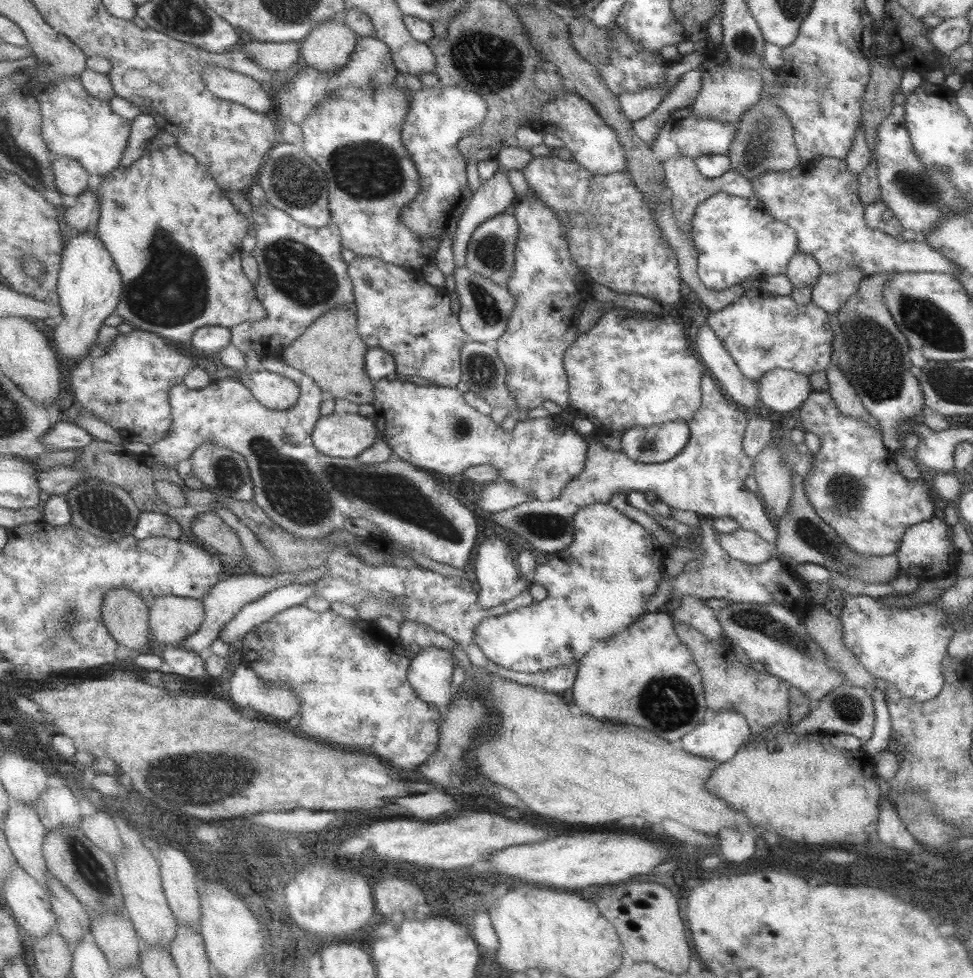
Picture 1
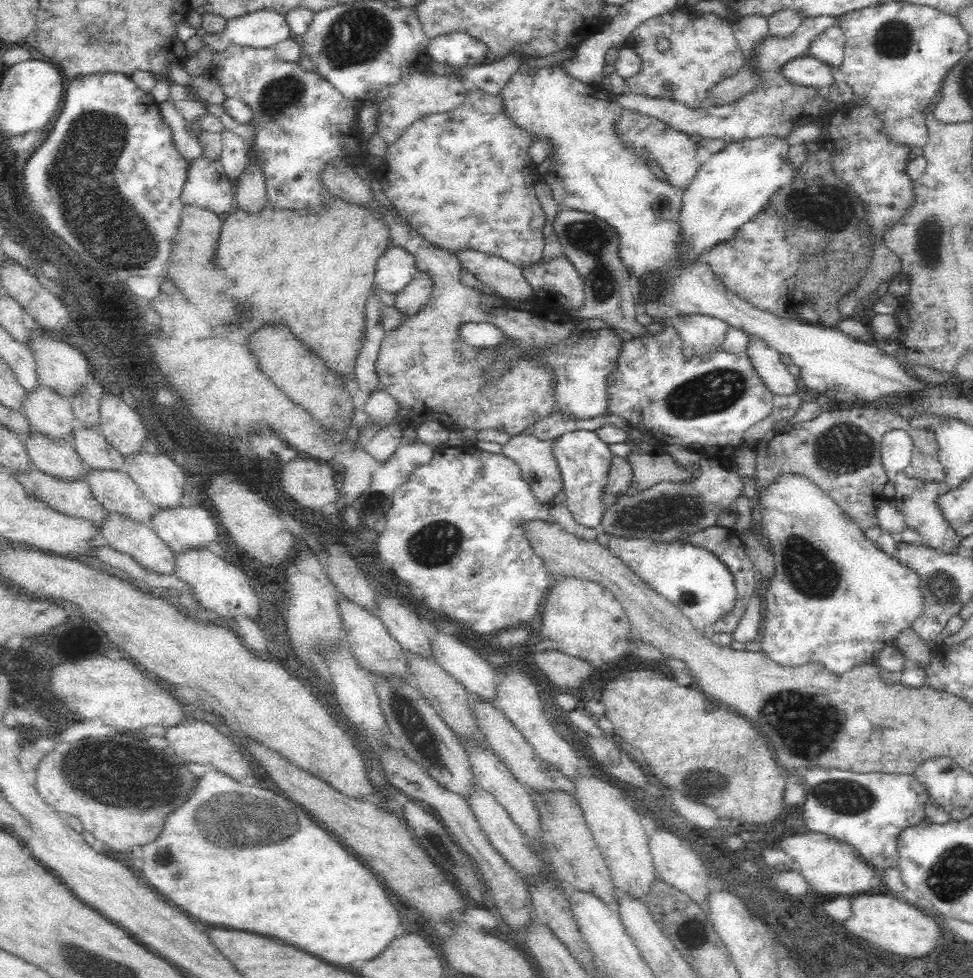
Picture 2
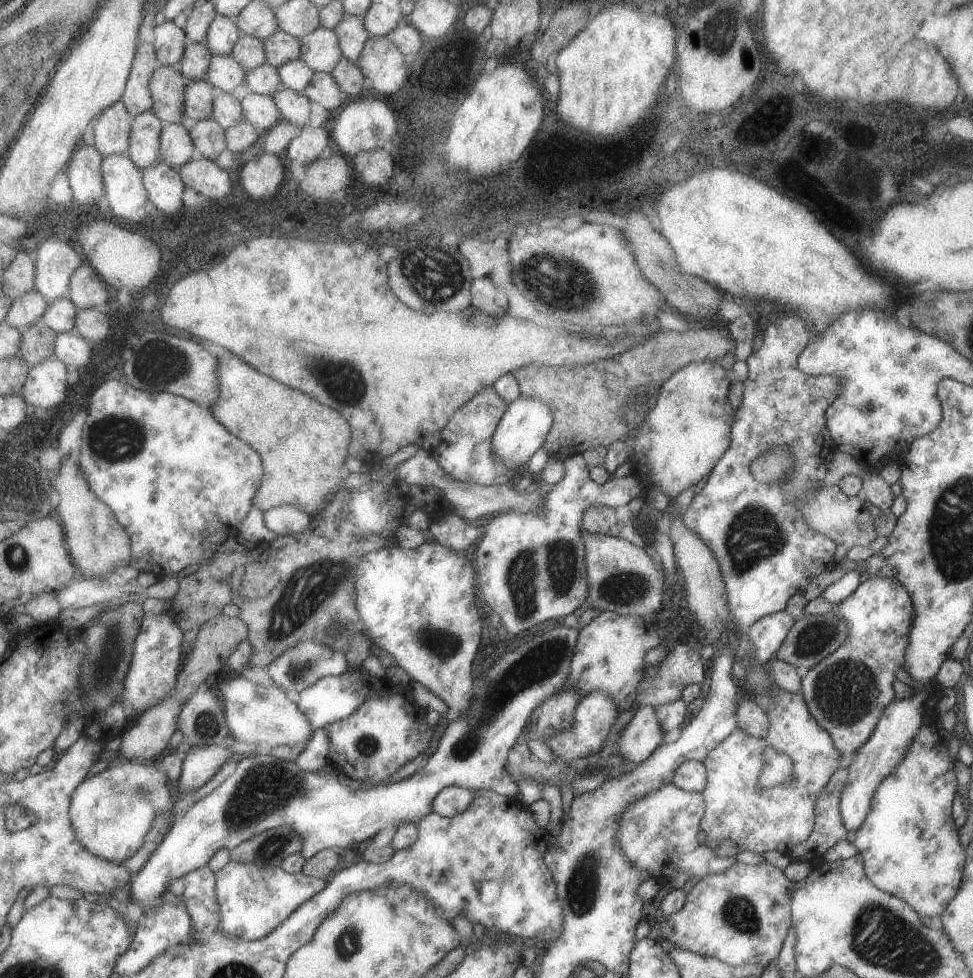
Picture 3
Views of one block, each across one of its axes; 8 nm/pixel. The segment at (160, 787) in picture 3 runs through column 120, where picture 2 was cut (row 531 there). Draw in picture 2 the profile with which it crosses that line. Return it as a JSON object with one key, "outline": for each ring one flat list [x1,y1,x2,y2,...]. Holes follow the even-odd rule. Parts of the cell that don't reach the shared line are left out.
{"outline":[[778,472,772,476,770,482,764,482,762,488,758,490,758,510,762,514,760,522,760,532,766,536,768,548,776,558,776,578,770,588,764,588,764,602,766,602,766,628,762,634,762,652,768,654,774,662,784,664,784,666,802,666,802,664,824,664,836,674,848,672,856,664,876,664,880,652,884,650,886,644,892,644,904,628,912,628,912,622,916,620,922,598,920,598,920,578,914,570,904,566,898,556,890,556,884,550,880,550,872,540,866,538,866,532,850,518,844,514,842,506,830,498,820,486,816,486,810,478,800,476,796,472]]}

